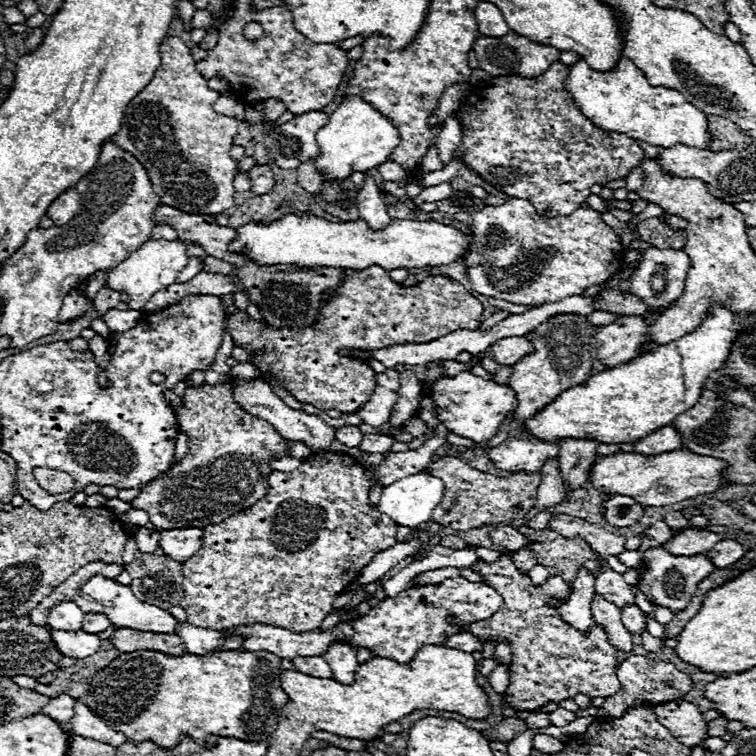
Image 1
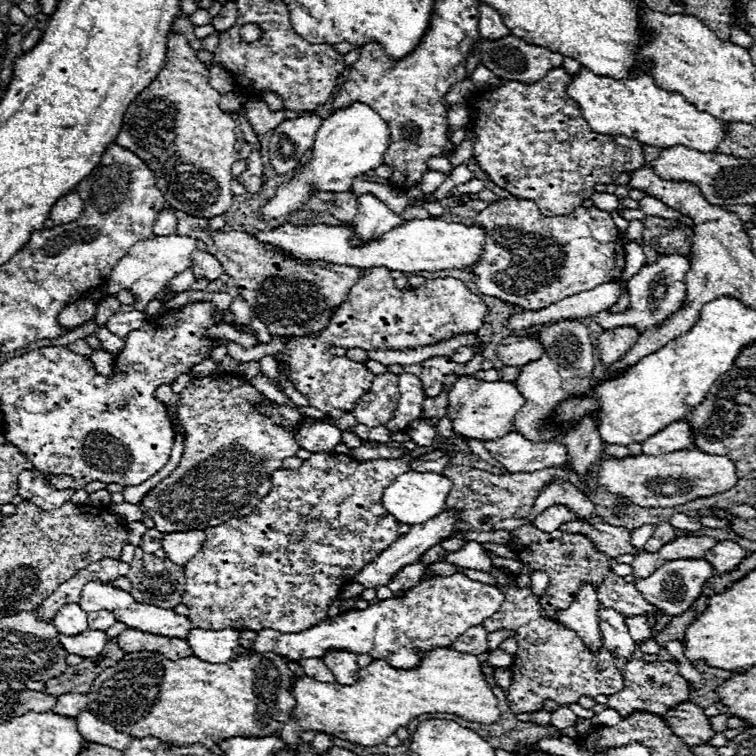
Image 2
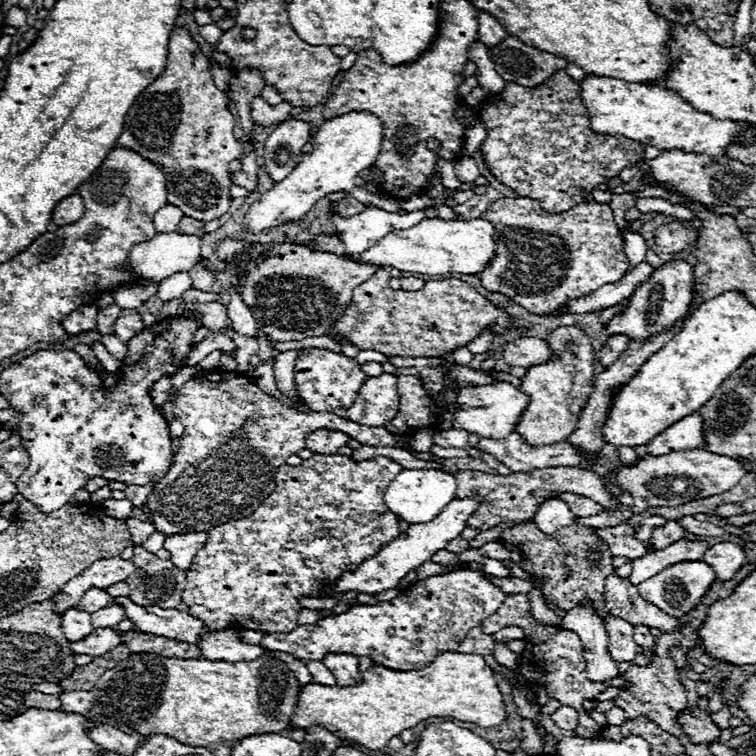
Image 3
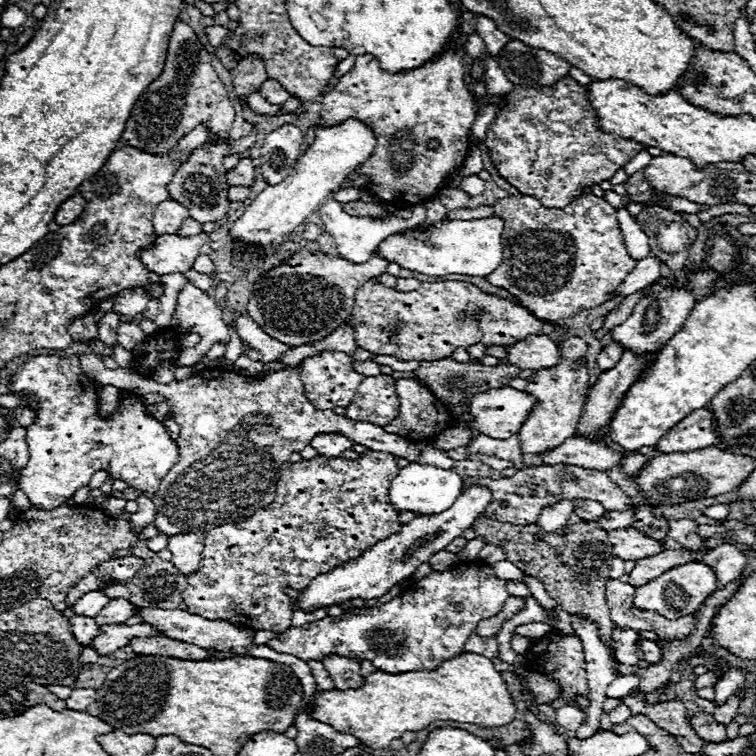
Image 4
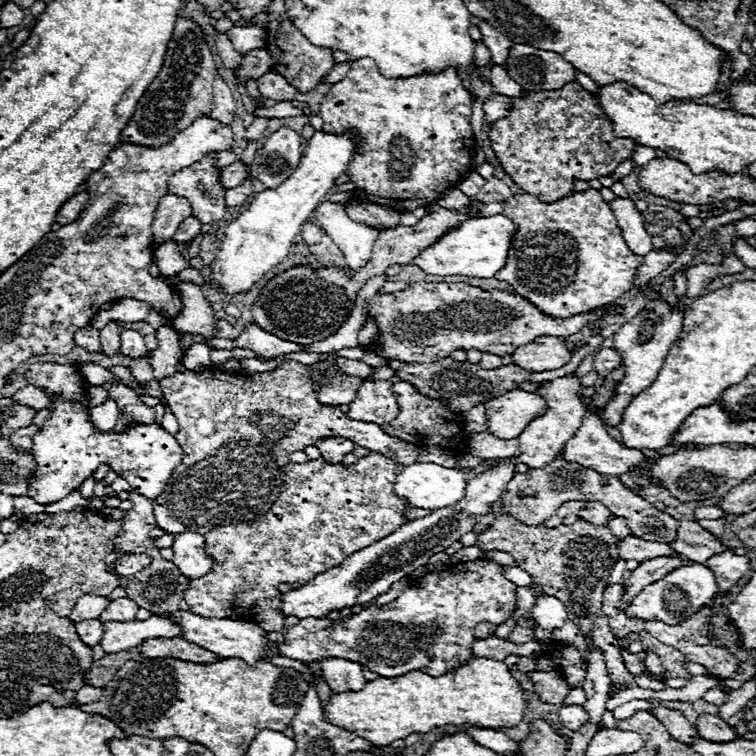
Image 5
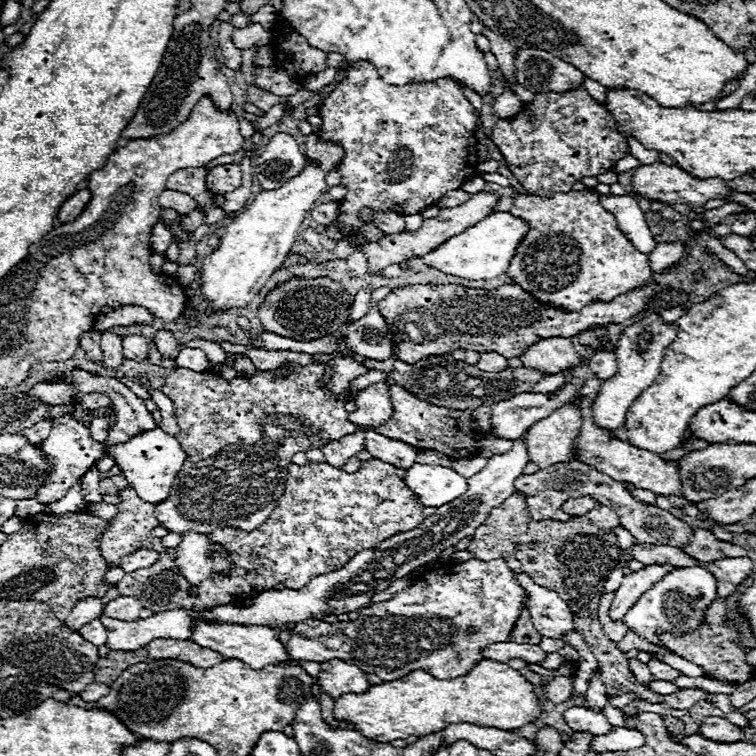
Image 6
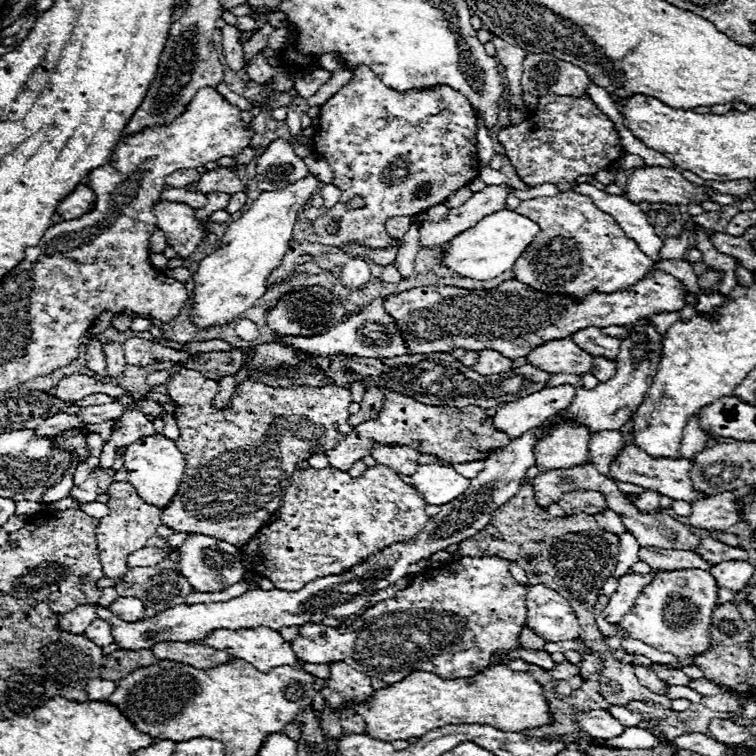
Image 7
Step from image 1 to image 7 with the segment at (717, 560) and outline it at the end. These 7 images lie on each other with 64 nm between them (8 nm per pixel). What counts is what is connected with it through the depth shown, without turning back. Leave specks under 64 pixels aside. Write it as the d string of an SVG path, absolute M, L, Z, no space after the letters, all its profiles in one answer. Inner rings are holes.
M744 560L718 562L710 568L710 574L718 584L718 602L730 602L748 584L754 574L754 566Z

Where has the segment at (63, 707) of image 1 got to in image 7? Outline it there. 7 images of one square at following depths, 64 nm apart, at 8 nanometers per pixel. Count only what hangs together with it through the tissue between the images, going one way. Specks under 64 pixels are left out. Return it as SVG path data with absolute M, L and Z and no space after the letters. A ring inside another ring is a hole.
M90 680L90 684L86 684L86 694L88 694L88 700L90 702L98 702L98 700L106 700L116 688L116 682L110 682L110 680Z

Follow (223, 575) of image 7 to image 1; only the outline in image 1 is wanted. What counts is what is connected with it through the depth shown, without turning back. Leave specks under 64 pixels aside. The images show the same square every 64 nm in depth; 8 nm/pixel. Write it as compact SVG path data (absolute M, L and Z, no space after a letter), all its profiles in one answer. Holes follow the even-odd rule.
M200 528L160 530L160 548L172 560L184 562L202 548L202 530Z

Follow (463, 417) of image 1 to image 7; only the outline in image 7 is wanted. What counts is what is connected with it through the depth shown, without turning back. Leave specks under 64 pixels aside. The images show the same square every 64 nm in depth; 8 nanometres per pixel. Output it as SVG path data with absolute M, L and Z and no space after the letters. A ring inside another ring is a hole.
M570 384L544 388L540 392L528 394L514 402L506 402L492 418L494 426L506 436L518 438L524 432L540 426L550 416L566 410L576 396L576 388Z

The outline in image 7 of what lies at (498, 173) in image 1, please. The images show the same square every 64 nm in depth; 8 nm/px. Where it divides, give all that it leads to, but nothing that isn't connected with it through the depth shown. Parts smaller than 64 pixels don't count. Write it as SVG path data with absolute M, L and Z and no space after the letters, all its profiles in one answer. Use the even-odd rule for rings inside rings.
M556 94L538 98L538 108L530 110L528 118L524 118L520 124L500 128L496 132L496 140L506 150L508 160L512 162L516 174L520 176L520 180L526 186L536 188L540 184L554 184L560 192L570 190L574 186L576 178L582 174L594 176L600 170L610 168L624 154L620 136L614 128L614 122L586 94L580 98L578 96L556 96Z

